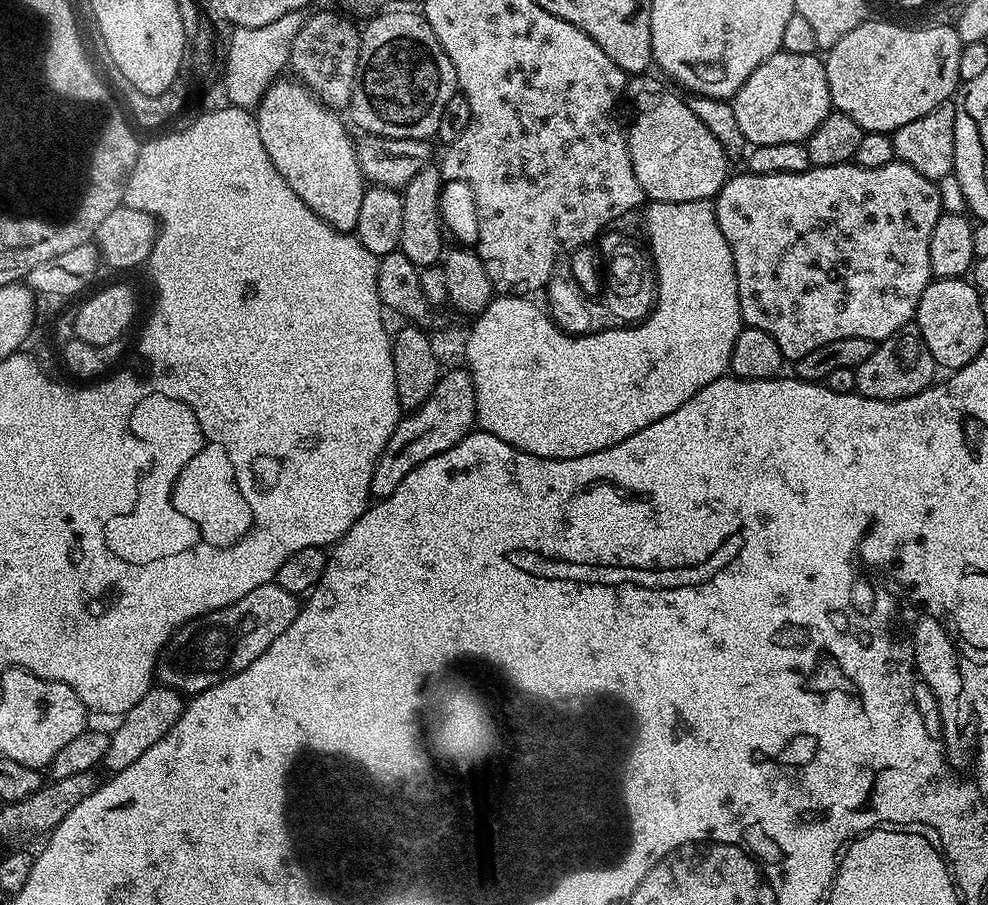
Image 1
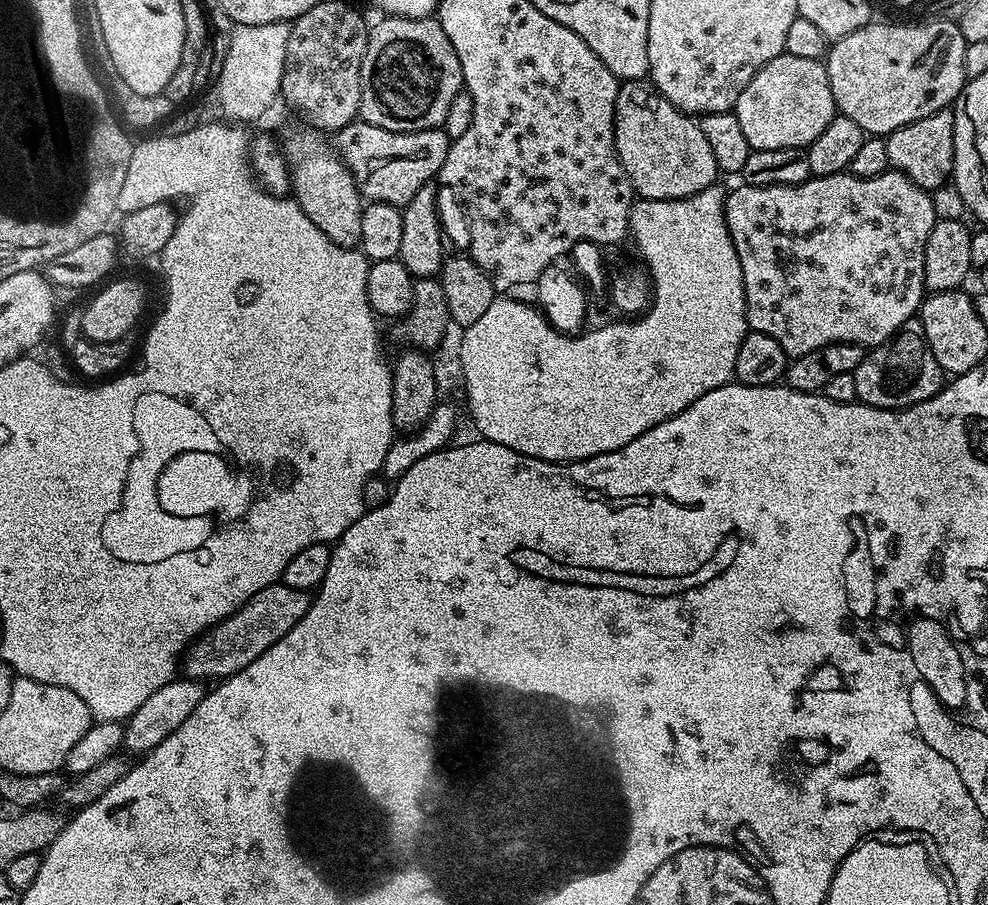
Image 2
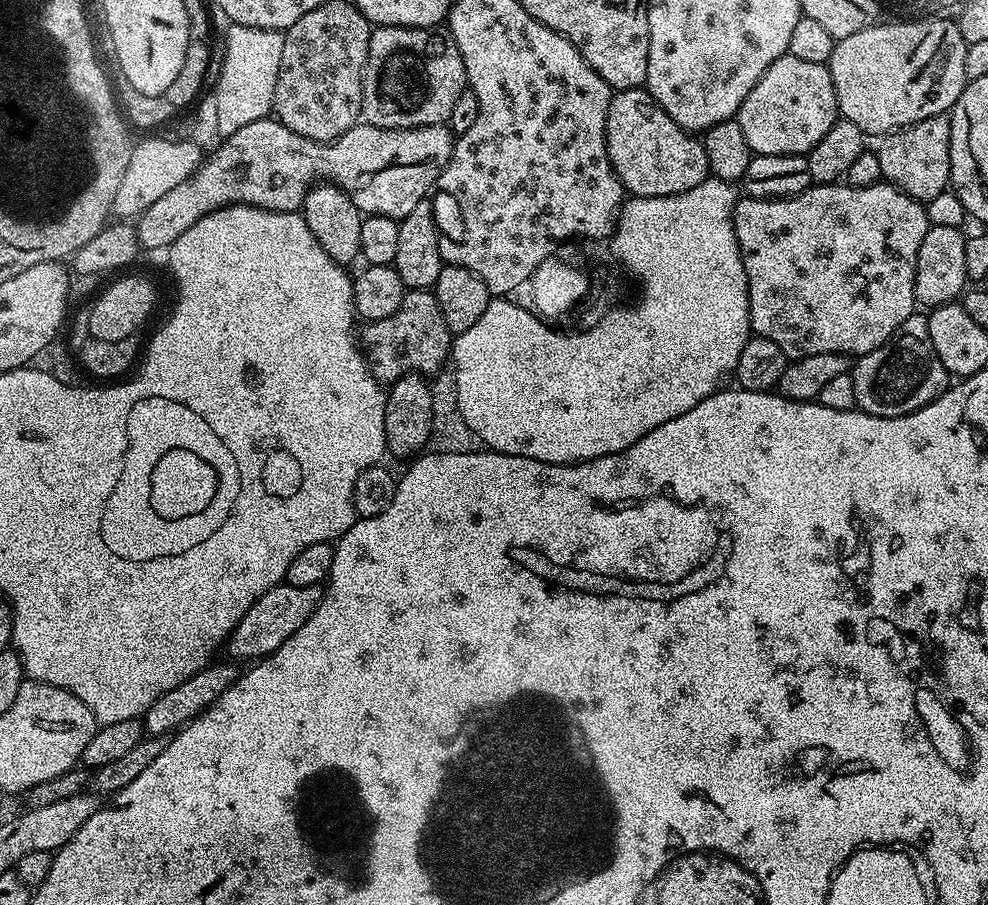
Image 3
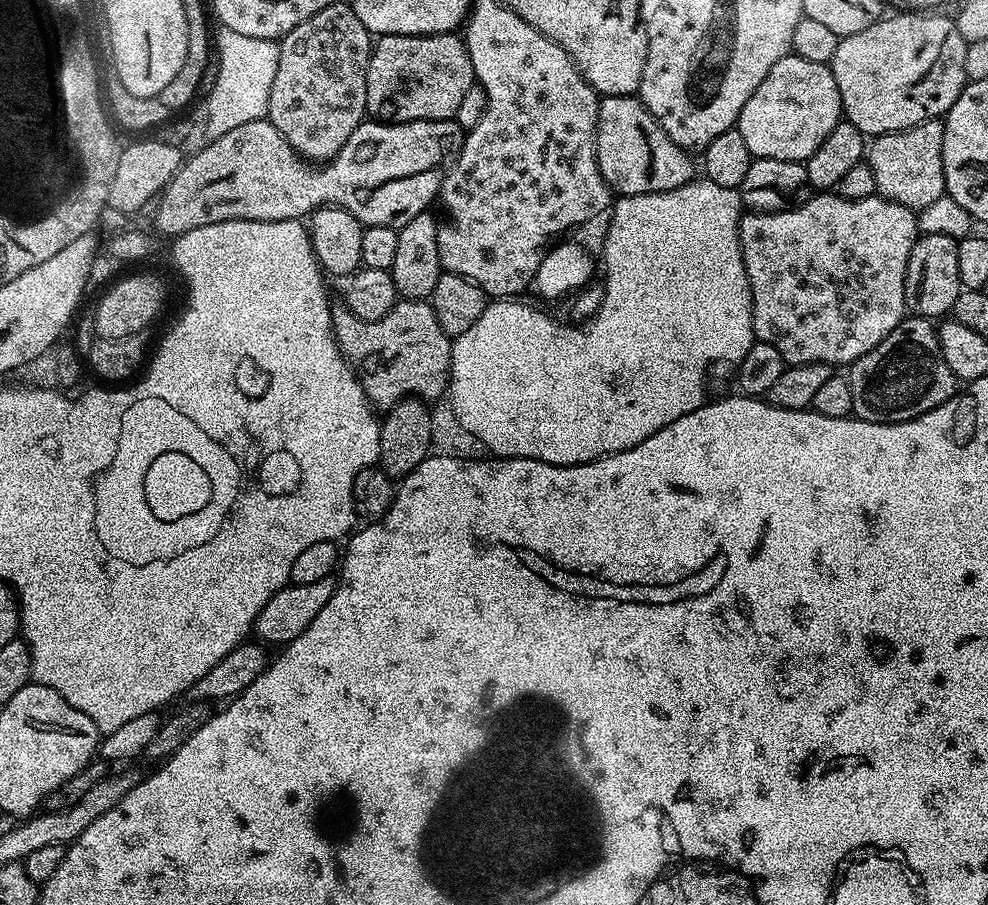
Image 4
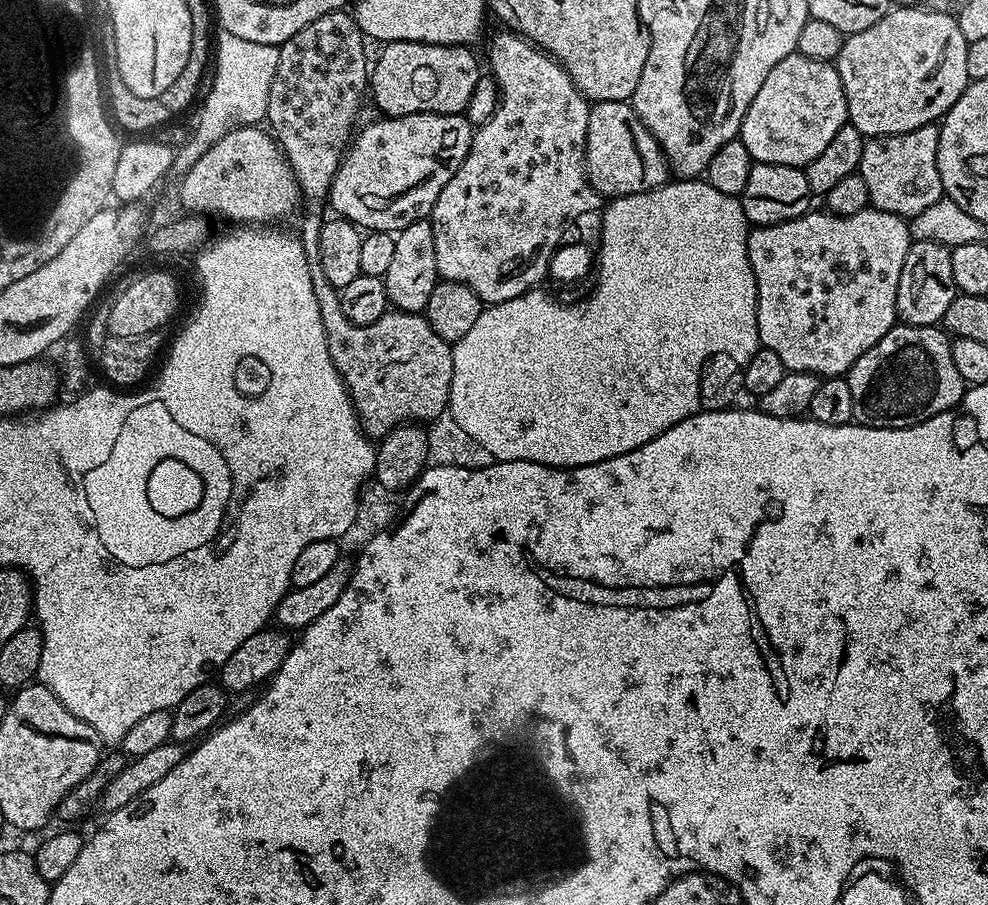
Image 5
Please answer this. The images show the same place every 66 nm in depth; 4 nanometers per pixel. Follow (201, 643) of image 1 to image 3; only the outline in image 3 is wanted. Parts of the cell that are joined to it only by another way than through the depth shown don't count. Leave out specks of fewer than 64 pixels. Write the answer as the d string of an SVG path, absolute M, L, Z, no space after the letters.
M285 582L266 590L266 594L253 602L246 614L242 614L238 626L234 626L230 645L232 644L233 654L237 656L235 659L255 662L278 650L278 646L282 646L282 642L286 642L286 638L290 638L290 634L294 634L294 630L298 630L298 626L302 626L306 618L310 618L310 614L314 614L322 597L324 588L318 584L299 588Z

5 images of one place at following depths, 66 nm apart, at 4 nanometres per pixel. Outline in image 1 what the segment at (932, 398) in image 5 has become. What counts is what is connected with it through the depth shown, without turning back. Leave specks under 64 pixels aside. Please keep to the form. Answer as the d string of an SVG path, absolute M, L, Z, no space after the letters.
M901 330L877 343L874 354L856 369L856 391L879 400L901 400L926 390L937 379L938 366L915 330Z

